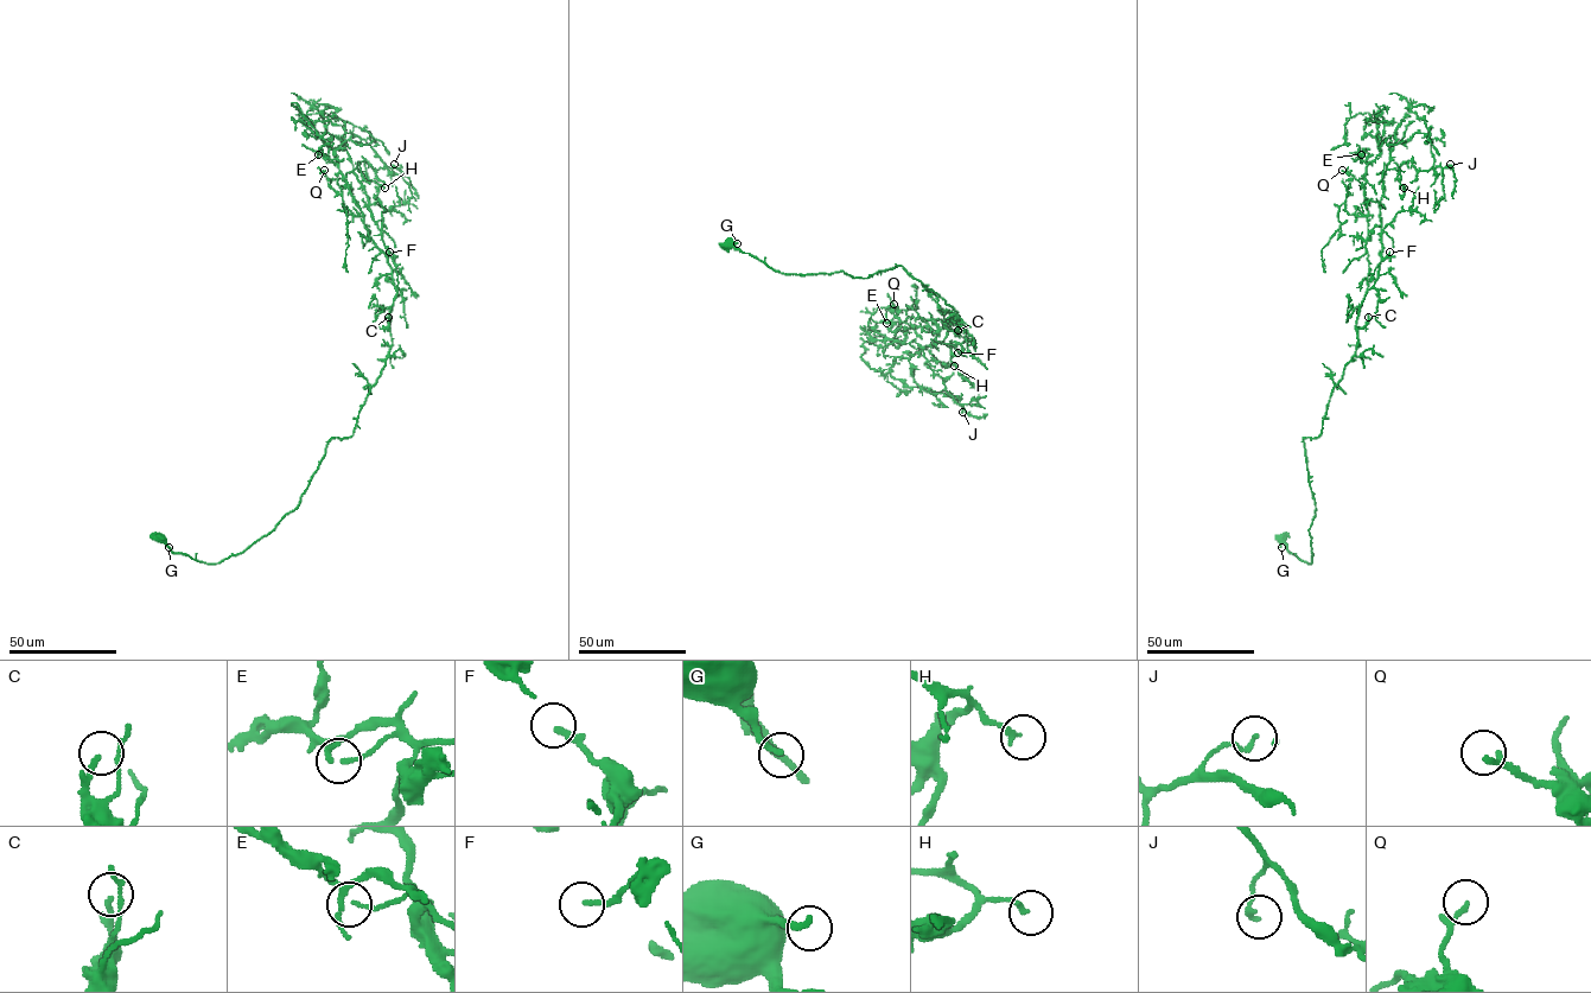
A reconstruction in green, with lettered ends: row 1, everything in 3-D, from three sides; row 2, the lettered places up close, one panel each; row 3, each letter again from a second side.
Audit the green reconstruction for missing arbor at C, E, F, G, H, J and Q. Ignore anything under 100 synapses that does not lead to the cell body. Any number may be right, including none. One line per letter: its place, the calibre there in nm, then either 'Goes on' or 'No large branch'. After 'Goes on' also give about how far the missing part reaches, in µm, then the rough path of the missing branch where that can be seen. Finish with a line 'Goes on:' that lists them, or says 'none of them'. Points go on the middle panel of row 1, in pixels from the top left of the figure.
C: Place: (958, 330). Thickness 170 nm. No large branch
E: Place: (886, 323). Thickness 100 nm. No large branch
F: Place: (958, 352). Thickness 190 nm. No large branch
G: Place: (737, 243). Thickness 240 nm. No large branch
H: Place: (954, 365). Thickness 160 nm. No large branch
J: Place: (962, 412). Thickness 160 nm. No large branch
Q: Place: (893, 304). Thickness 120 nm. No large branch
Goes on: none of them

